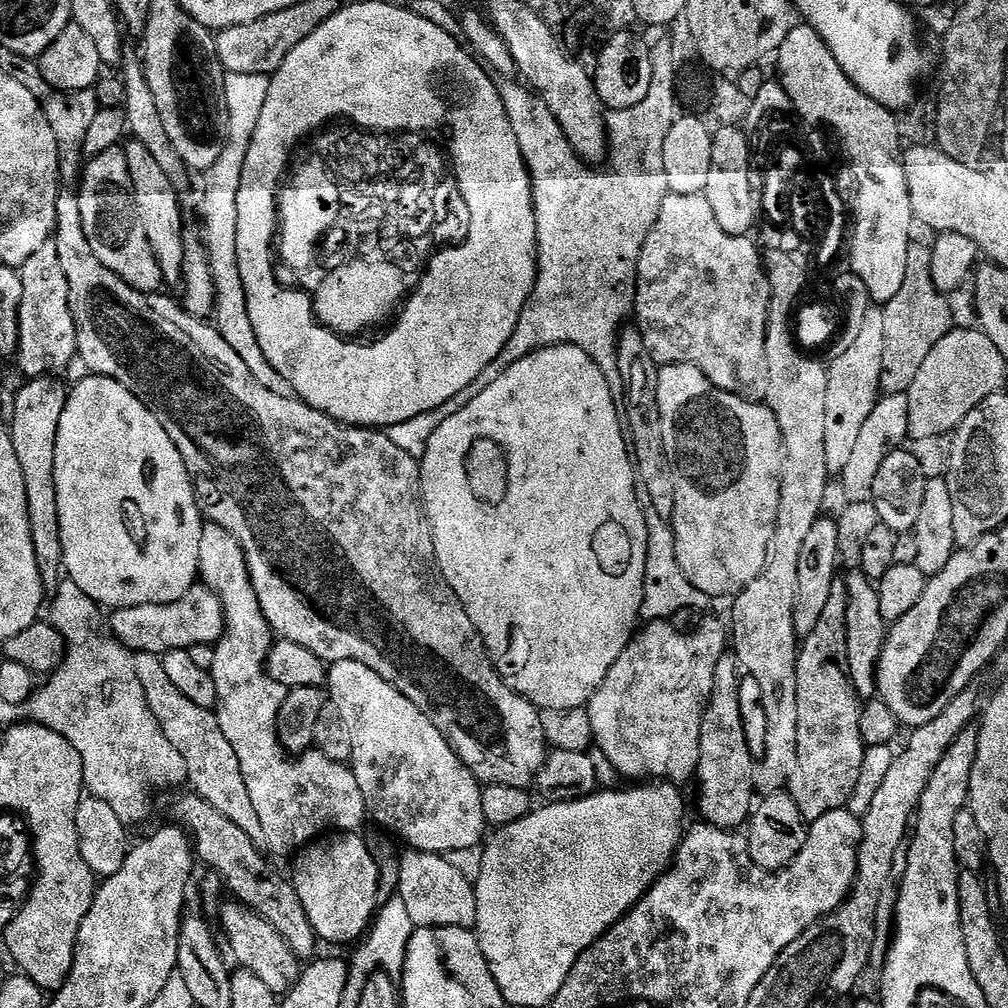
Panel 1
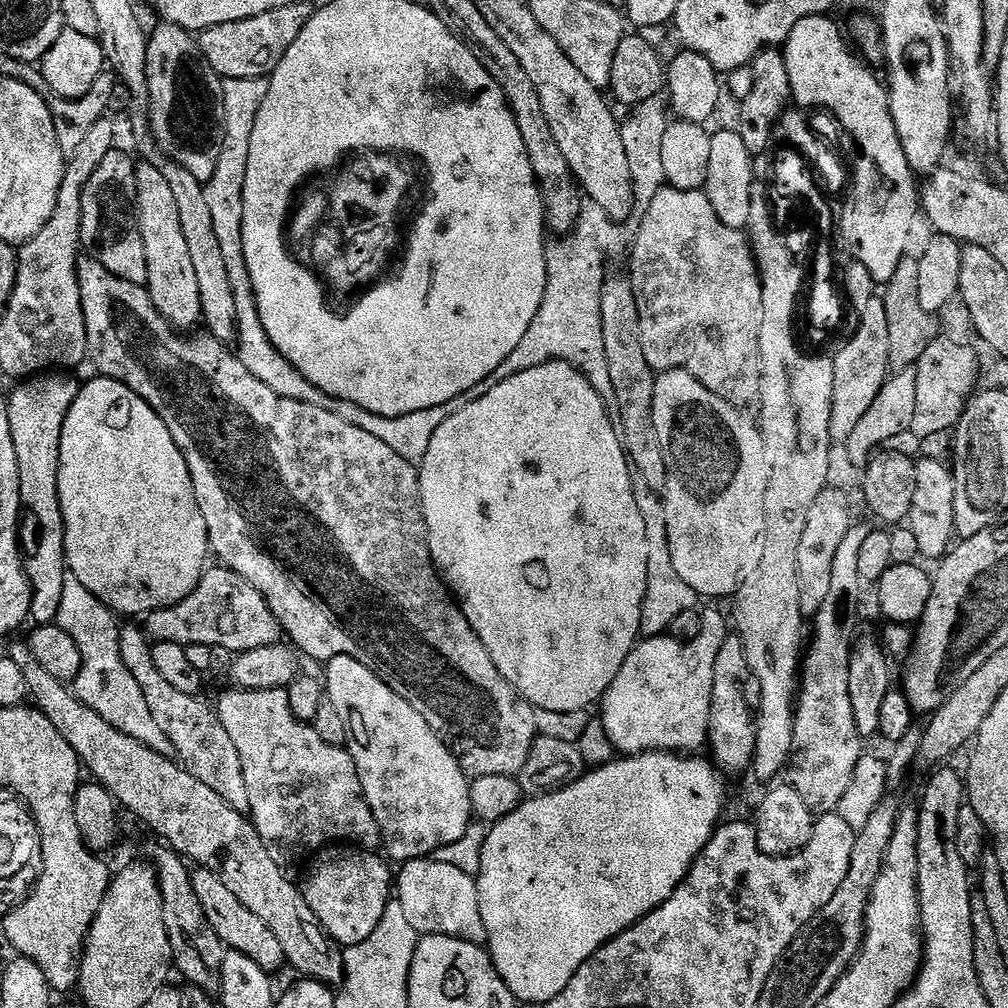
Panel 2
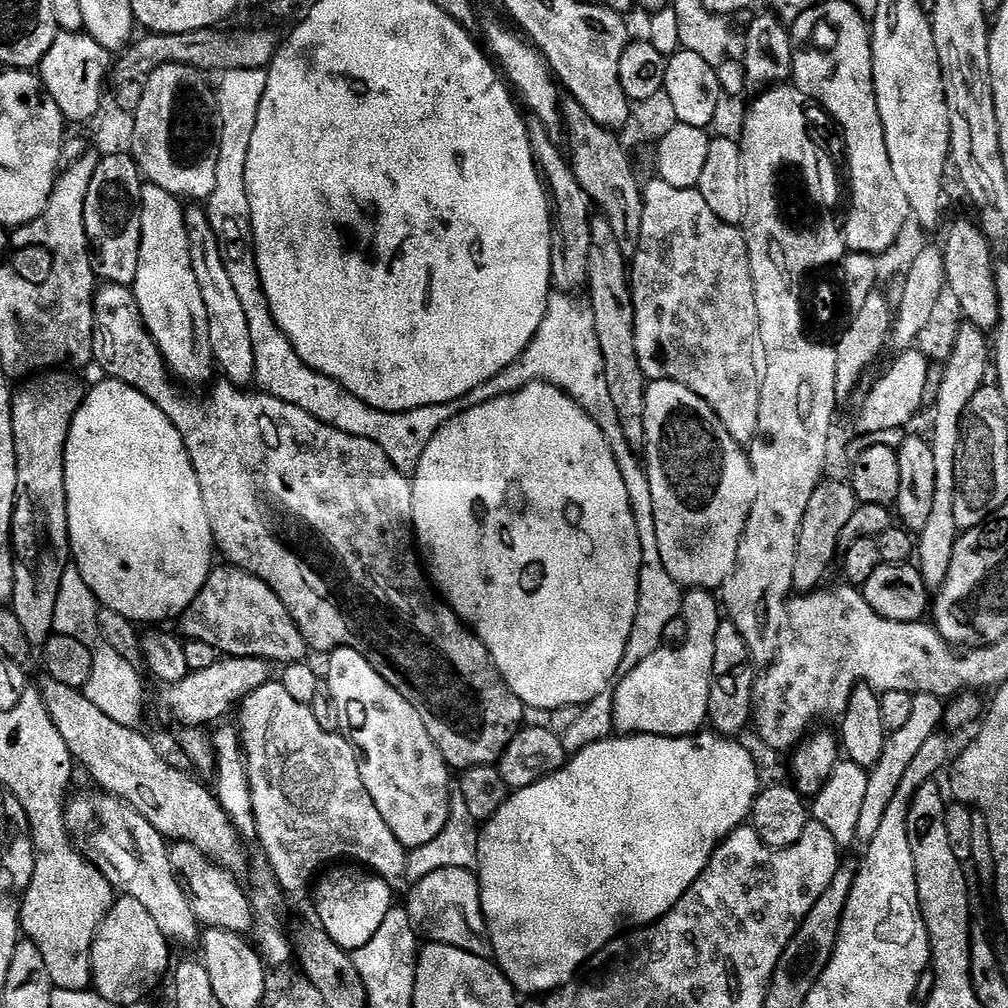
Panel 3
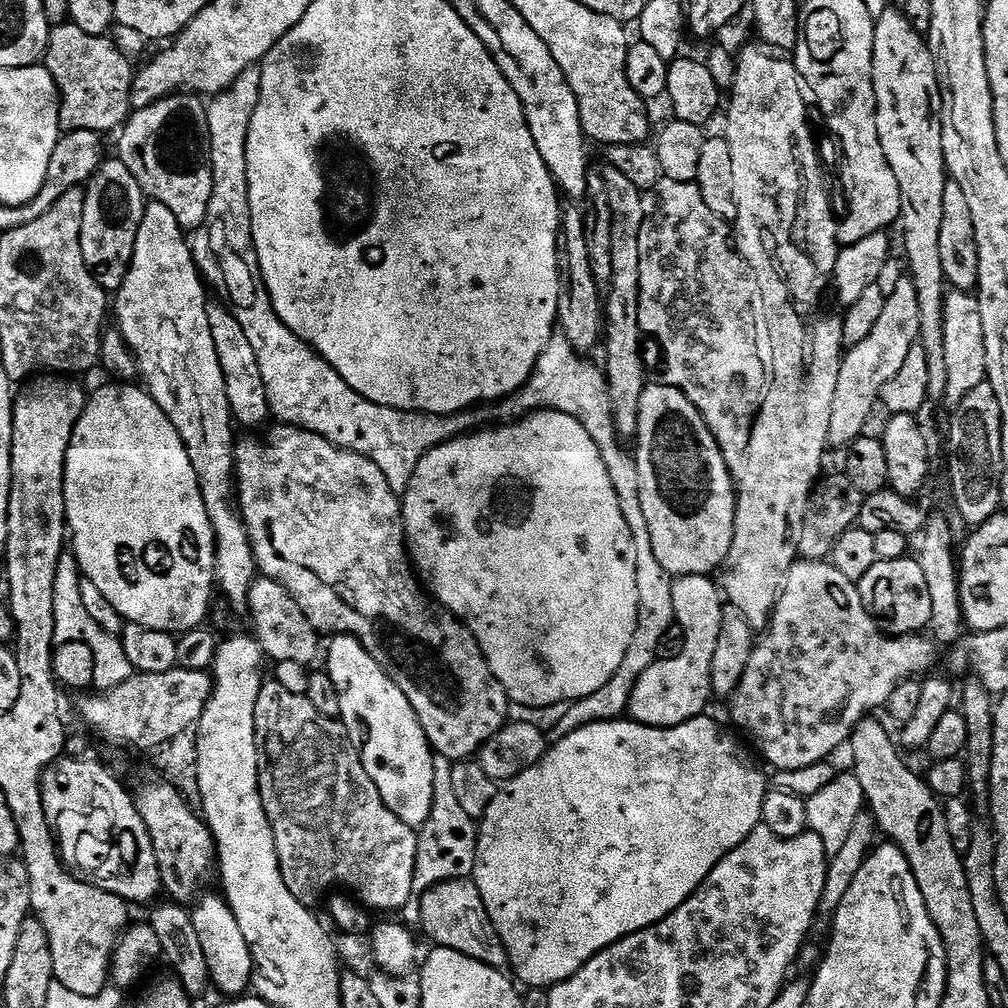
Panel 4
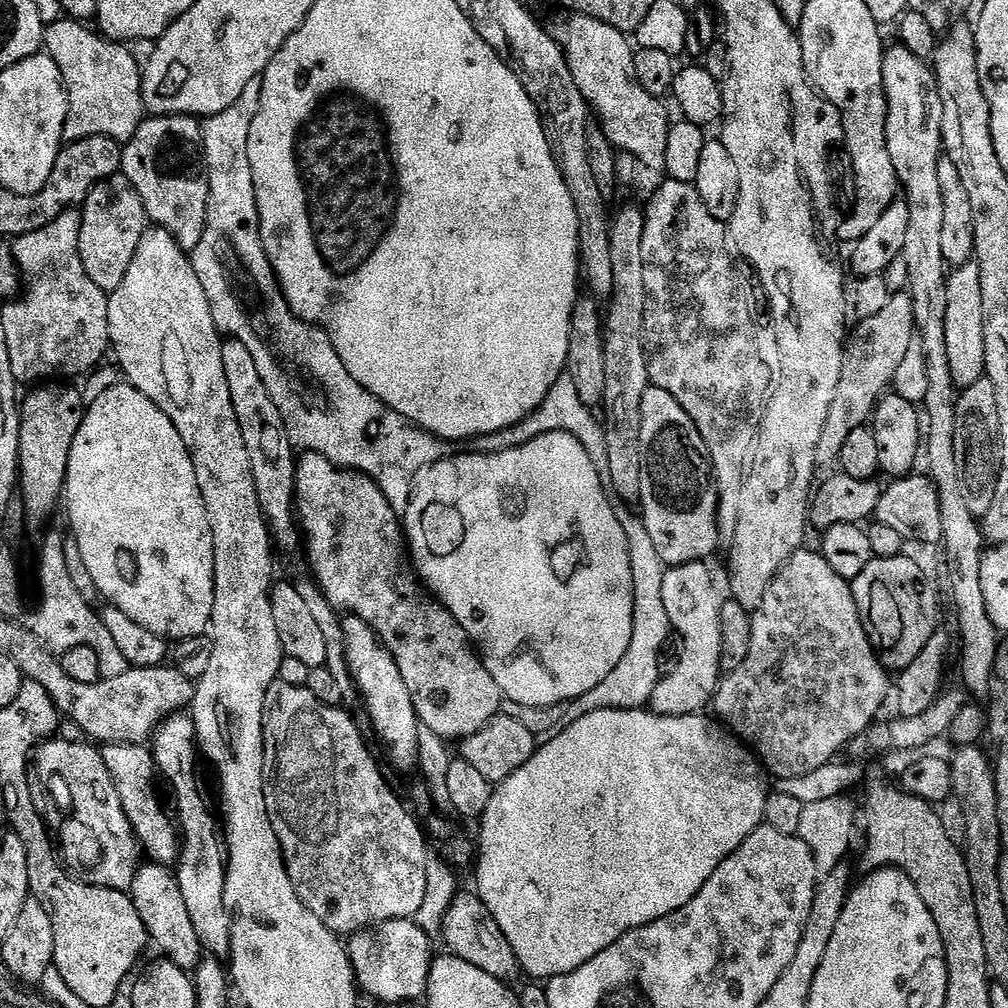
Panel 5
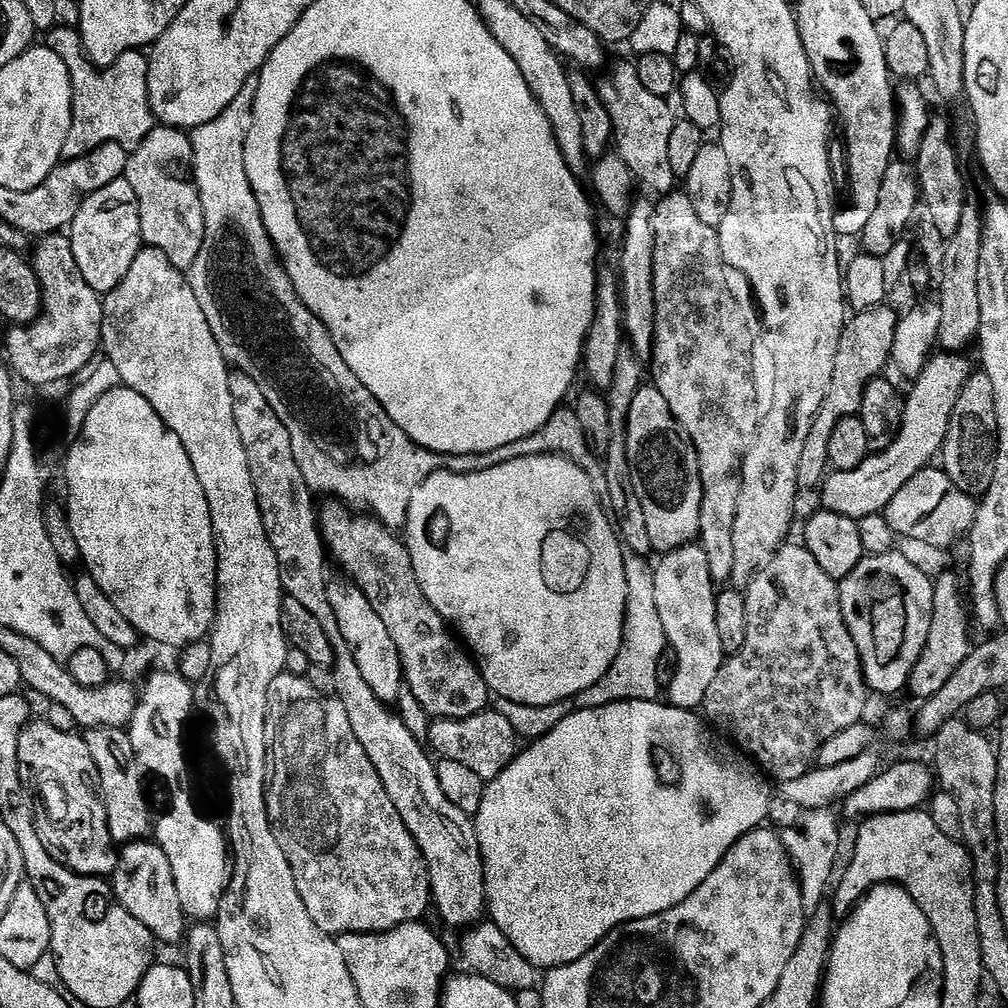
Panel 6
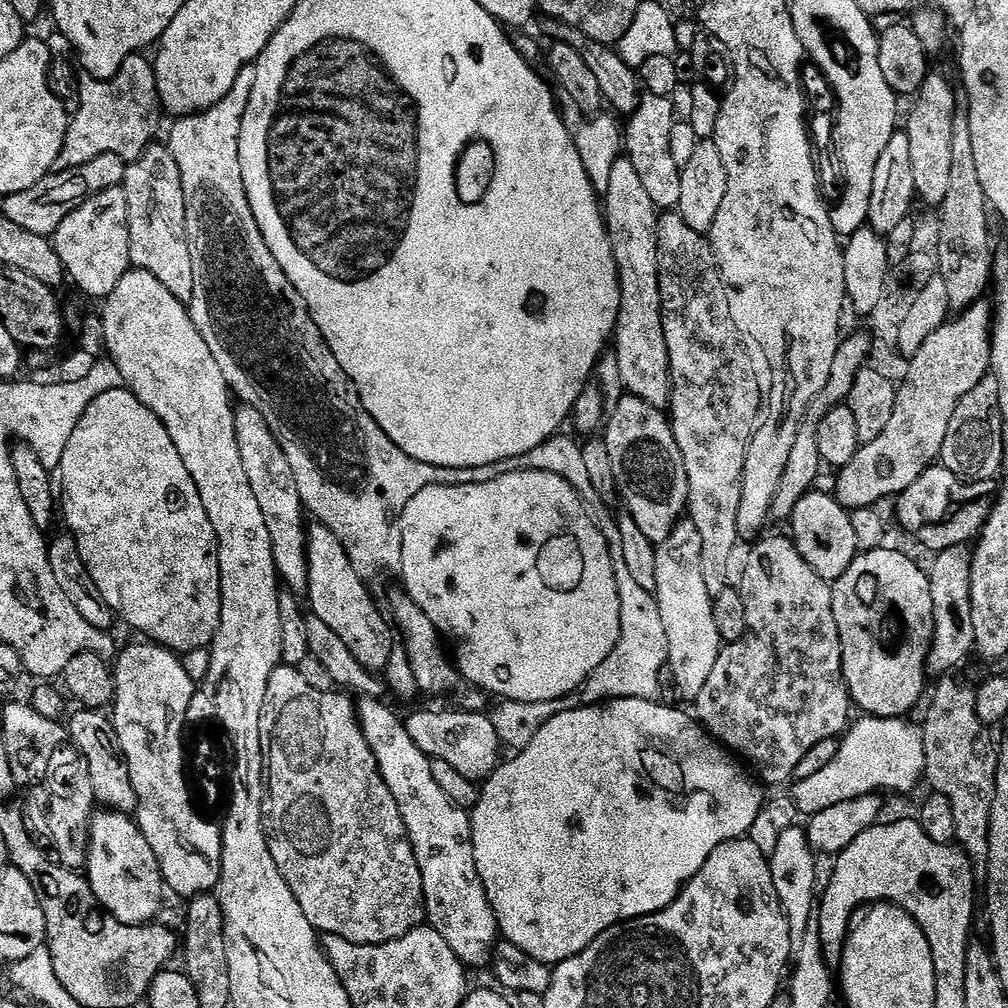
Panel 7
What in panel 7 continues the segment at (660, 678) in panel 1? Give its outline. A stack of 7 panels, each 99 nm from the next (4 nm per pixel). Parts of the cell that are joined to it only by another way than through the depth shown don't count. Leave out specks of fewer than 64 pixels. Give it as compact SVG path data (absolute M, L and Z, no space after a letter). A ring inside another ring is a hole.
M691 518L681 519L676 528L656 550L658 558L658 582L656 583L656 605L662 610L662 623L666 626L668 639L668 664L674 670L674 682L681 701L695 702L698 694L702 694L702 686L706 686L706 678L710 678L710 670L714 670L714 662L718 662L718 654L722 641L718 634L718 626L714 626L713 596L706 590L706 582L702 578L702 537L698 534L698 526L694 526Z

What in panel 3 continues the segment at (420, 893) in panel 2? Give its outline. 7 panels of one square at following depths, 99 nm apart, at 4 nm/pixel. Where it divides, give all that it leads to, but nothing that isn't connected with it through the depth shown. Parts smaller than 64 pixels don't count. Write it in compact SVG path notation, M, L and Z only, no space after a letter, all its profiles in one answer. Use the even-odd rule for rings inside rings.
M466 868L434 870L434 874L426 874L426 878L415 881L411 887L412 893L406 901L408 917L413 928L425 941L458 946L458 950L466 950L470 954L478 954L485 958L493 955L492 942L488 939L488 923L484 921L484 911L480 901L480 881L475 871Z

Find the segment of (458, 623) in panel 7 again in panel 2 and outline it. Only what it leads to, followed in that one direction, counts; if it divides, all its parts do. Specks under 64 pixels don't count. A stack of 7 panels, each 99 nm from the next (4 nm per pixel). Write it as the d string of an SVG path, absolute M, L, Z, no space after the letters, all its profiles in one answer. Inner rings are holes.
M551 360L545 364L534 366L530 370L522 370L522 374L514 374L505 380L497 380L491 386L493 388L485 396L470 401L465 408L464 405L457 407L456 413L450 418L446 418L446 422L442 422L442 426L438 426L438 430L434 430L434 438L430 438L426 458L418 465L420 505L424 511L424 521L428 527L430 554L436 564L436 571L440 573L444 583L448 585L456 603L464 611L465 618L478 634L478 638L482 638L482 646L486 646L486 650L490 650L490 658L494 658L494 666L498 666L502 678L506 678L506 682L510 682L510 686L514 686L517 692L535 709L541 708L542 710L554 710L555 712L588 710L591 709L591 704L595 700L597 703L607 692L608 687L612 685L618 670L622 670L622 662L626 662L626 658L632 653L632 649L636 647L638 637L641 635L642 602L646 598L646 578L648 577L648 543L646 542L646 522L642 522L642 513L638 511L638 502L634 502L634 486L632 485L634 472L630 467L630 457L620 442L618 428L610 415L609 405L608 408L604 405L603 399L605 397L596 392L594 386L590 386L590 382L576 369L575 364L567 364L561 360Z

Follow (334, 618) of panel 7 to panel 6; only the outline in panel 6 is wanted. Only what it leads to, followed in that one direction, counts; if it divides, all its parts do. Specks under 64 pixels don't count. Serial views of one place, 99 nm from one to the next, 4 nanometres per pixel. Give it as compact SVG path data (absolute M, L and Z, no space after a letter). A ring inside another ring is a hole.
M347 578L333 579L328 585L330 606L334 608L334 618L338 618L338 630L342 630L342 638L346 638L346 646L350 646L350 654L354 654L354 662L358 662L358 671L362 679L370 685L370 690L378 694L384 704L395 705L400 699L404 684L404 667L398 654L398 646L394 646L394 638L390 638L390 630L378 618L374 606L370 606L370 598L362 594L355 582Z

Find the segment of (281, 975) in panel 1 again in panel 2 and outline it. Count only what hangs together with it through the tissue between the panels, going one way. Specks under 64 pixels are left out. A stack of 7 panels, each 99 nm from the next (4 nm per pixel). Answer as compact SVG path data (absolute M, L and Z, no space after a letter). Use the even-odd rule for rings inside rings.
M197 867L192 872L192 885L198 902L202 902L206 922L210 922L214 934L218 934L225 949L246 954L250 962L258 962L258 966L262 966L262 970L269 974L276 974L280 967L285 967L284 951L278 938L274 938L274 930L270 930L262 918L250 914L250 910L246 910L246 906L242 906L242 902L238 902L238 898L234 898L226 886L222 886L222 882L210 869Z

